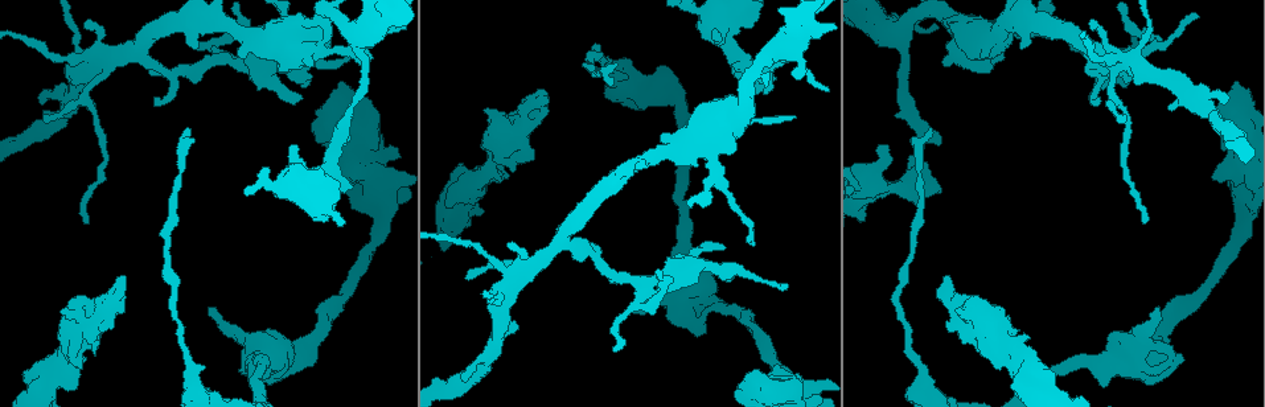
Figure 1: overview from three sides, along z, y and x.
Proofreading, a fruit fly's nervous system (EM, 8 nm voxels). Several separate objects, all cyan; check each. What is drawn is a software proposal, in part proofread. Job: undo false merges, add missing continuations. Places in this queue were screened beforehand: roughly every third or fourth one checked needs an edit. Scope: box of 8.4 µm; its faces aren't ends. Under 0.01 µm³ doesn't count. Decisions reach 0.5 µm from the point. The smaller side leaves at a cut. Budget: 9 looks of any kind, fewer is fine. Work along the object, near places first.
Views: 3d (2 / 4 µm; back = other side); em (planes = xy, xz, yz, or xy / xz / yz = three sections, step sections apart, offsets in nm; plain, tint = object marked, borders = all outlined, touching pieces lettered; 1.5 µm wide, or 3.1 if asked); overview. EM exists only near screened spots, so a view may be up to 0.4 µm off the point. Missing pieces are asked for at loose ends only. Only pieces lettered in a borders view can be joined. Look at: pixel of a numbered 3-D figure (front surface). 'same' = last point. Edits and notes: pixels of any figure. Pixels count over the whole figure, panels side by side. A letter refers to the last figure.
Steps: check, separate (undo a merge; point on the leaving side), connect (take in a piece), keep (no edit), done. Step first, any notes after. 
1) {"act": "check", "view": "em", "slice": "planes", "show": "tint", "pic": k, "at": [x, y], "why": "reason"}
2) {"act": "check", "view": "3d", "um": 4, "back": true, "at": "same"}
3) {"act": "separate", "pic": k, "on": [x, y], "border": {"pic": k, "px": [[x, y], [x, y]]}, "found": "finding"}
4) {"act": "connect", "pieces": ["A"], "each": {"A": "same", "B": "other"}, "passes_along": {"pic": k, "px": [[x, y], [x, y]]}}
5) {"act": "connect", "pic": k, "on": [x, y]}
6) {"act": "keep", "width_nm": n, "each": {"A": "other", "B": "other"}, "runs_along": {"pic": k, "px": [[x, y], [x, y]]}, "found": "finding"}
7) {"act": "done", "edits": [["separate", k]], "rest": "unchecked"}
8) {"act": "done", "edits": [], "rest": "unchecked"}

{"act": "check", "view": "em", "slice": "planes", "show": "borders", "pic": 1, "at": [607, 84]}

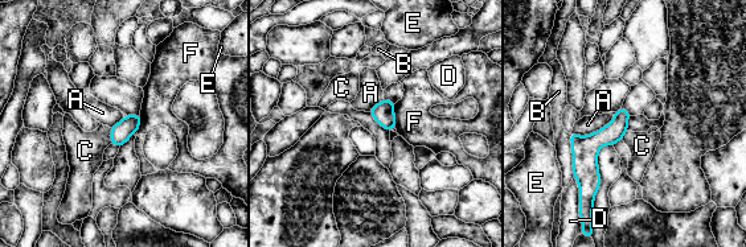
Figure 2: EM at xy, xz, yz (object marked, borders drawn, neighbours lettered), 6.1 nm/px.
{"act": "keep", "width_nm": 120, "longest_contact_nm": ["A", 300], "each": {"A": "other", "B": "other", "C": "other", "D": "other", "E": "other", "F": "other"}, "found": "none of them fits"}

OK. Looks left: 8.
{"act": "check", "view": "3d", "um": 4, "pic": 1, "at": [393, 179], "why": "thick turns thin"}

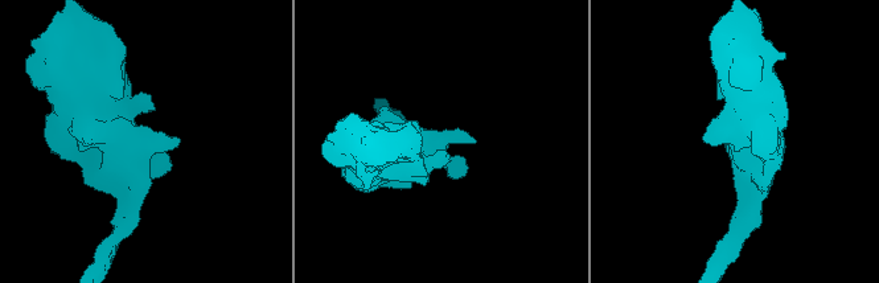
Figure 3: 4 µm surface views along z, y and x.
{"act": "check", "view": "em", "slice": "xz", "step": 8, "show": "plain", "pic": 3, "at": [440, 141], "arm_widths_nm": [240, 650], "why": "shape alone is not enough"}

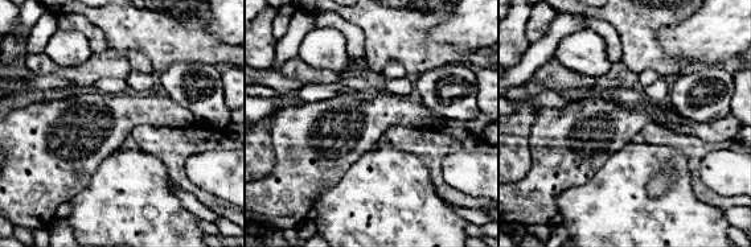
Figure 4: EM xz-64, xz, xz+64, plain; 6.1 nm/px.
{"act": "check", "view": "em", "slice": "xz", "step": 8, "show": "borders", "at": "same"}

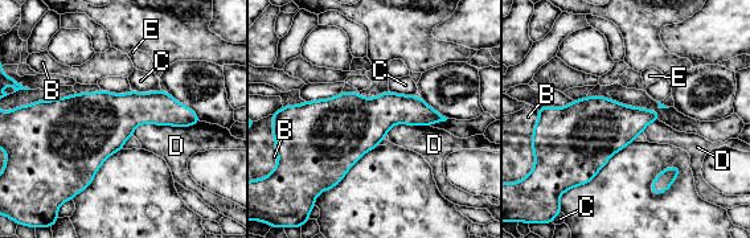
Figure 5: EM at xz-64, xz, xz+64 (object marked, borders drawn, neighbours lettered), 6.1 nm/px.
{"act": "keep", "each": {"B": "other", "C": "other", "D": "other", "E": "other"}, "border": {"pic": 5, "px": [[199, 120], [139, 124], [132, 134]]}, "found": "one neuron here"}

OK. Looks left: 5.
{"act": "check", "view": "em", "slice": "planes", "show": "plain", "pic": 1, "at": [787, 284], "why": "tapers out"}

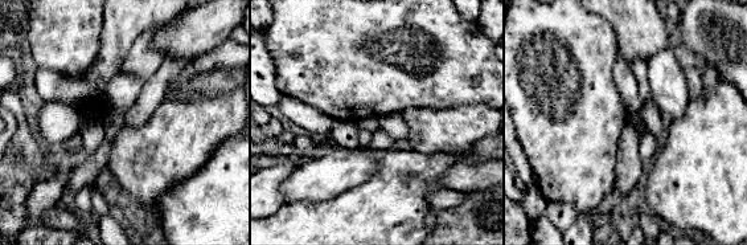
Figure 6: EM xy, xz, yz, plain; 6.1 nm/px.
{"act": "check", "view": "em", "slice": "planes", "show": "borders", "at": "same"}

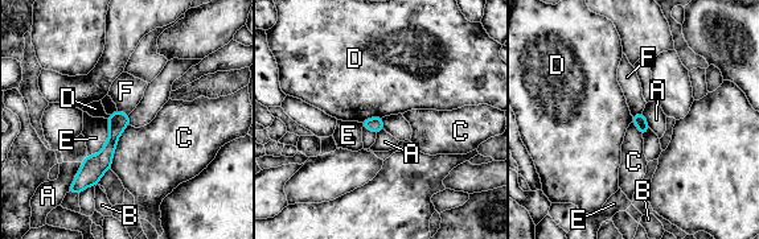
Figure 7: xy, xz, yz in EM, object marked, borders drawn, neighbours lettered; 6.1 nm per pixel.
{"act": "keep", "each": {"A": "other", "B": "other", "C": "other", "D": "other", "E": "other", "F": "other"}, "runs_along": {"pic": 7, "px": [[123, 116], [107, 153], [77, 181]]}, "found": "no lettered piece goes on from it"}

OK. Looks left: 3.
{"act": "check", "view": "em", "slice": "planes", "show": "borders", "pic": 1, "at": [504, 177]}

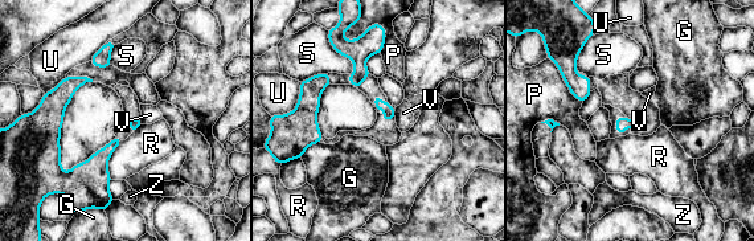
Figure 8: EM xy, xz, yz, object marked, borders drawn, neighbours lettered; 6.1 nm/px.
{"act": "keep", "each": {"G": "other", "P": "other", "R": "other", "S": "other", "U": "other", "V": "other", "Z": "other"}, "border": {"pic": 8, "px": [[394, 110], [396, 117]]}, "found": "no lettered piece goes on from it"}

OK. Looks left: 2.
{"act": "done", "edits": [], "rest": "unchecked"}

